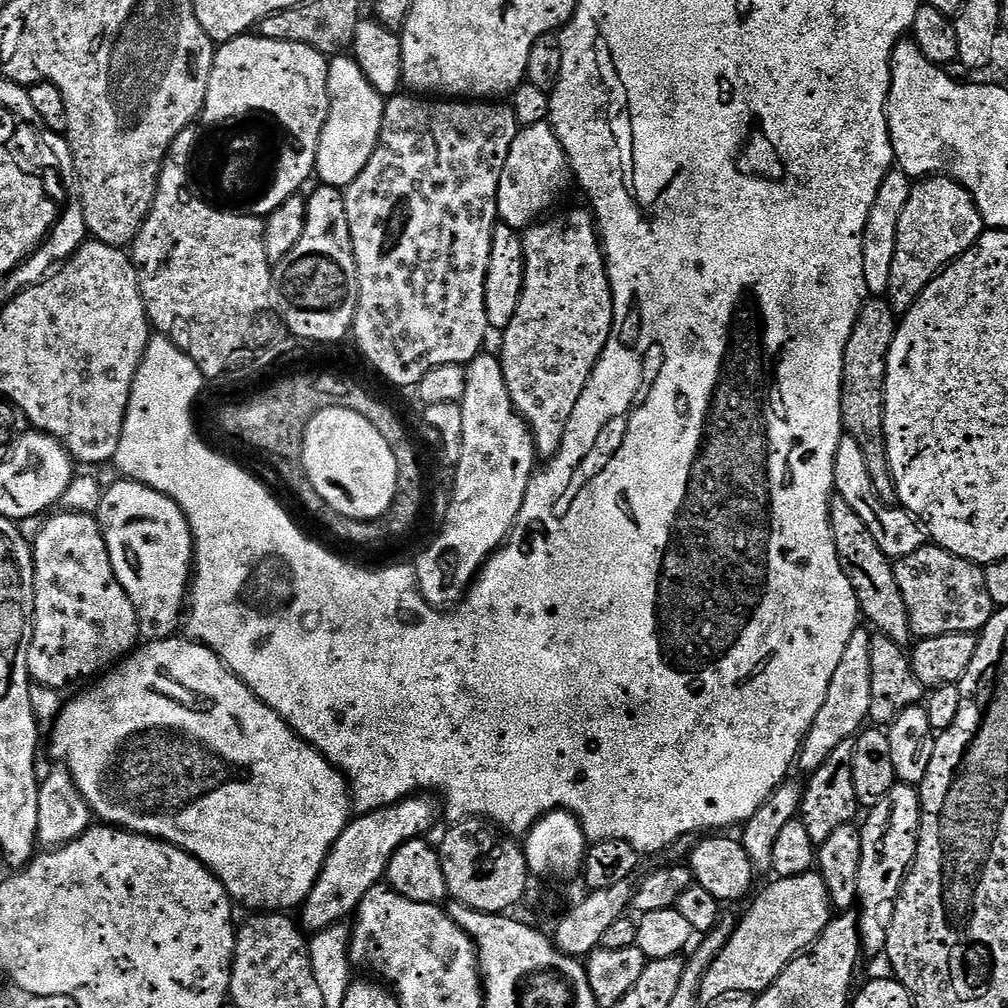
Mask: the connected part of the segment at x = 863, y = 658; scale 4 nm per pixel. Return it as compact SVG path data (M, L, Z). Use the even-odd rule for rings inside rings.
M857 626L854 634L850 634L850 642L846 642L846 651L842 653L842 659L838 662L838 670L834 670L834 678L830 678L830 690L826 690L822 710L818 710L810 730L804 735L804 743L800 746L798 768L800 764L804 774L816 772L818 766L822 766L822 762L826 762L830 754L834 754L834 746L853 739L869 719L872 637L873 633L867 627Z

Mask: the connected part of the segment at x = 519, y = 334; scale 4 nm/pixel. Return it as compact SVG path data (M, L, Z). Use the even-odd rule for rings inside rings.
M587 207L584 208L572 208L569 212L564 212L561 216L546 221L545 224L536 222L531 227L523 230L524 285L521 286L520 301L517 304L516 313L502 330L504 341L501 342L500 349L498 349L500 365L504 371L506 386L510 390L512 404L519 409L521 416L527 420L536 441L537 449L540 450L544 450L544 448L548 448L548 450L555 449L558 439L564 433L564 423L570 418L574 406L578 406L578 398L582 398L582 390L586 390L594 366L600 361L600 355L604 353L606 342L614 334L612 319L617 319L618 316L617 281L612 278L613 269L606 263L606 253L602 247L602 237L598 231L595 215Z

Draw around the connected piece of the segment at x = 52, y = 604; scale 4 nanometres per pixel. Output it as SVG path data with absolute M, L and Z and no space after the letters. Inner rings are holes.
M64 510L61 513L61 516L49 515L49 520L41 523L40 531L34 537L36 548L31 549L36 567L36 621L28 668L40 668L34 675L35 683L49 684L52 688L64 688L91 676L99 677L129 655L141 639L136 611L114 574L99 519L86 512ZM64 528L74 528L70 536L78 536L78 540L72 540L70 544L56 542L56 536L68 536L64 534ZM66 550L68 558L62 558L66 556Z

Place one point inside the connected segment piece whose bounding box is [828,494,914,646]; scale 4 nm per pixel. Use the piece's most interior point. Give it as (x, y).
(871, 573)

